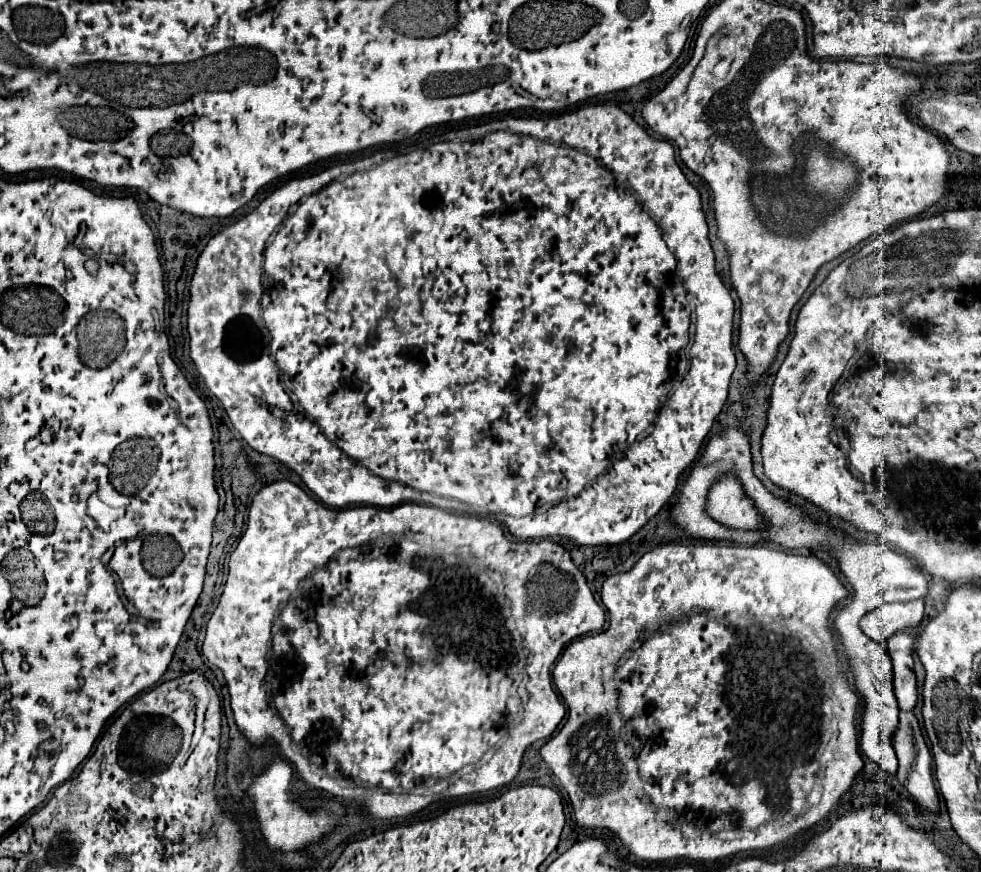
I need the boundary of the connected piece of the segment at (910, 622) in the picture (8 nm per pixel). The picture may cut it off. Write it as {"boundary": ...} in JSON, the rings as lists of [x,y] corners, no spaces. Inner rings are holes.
{"boundary":[[[916,599],[908,603],[892,603],[874,609],[862,617],[860,627],[866,637],[884,645],[896,631],[906,627],[918,627],[922,617],[924,617],[924,599]]]}

